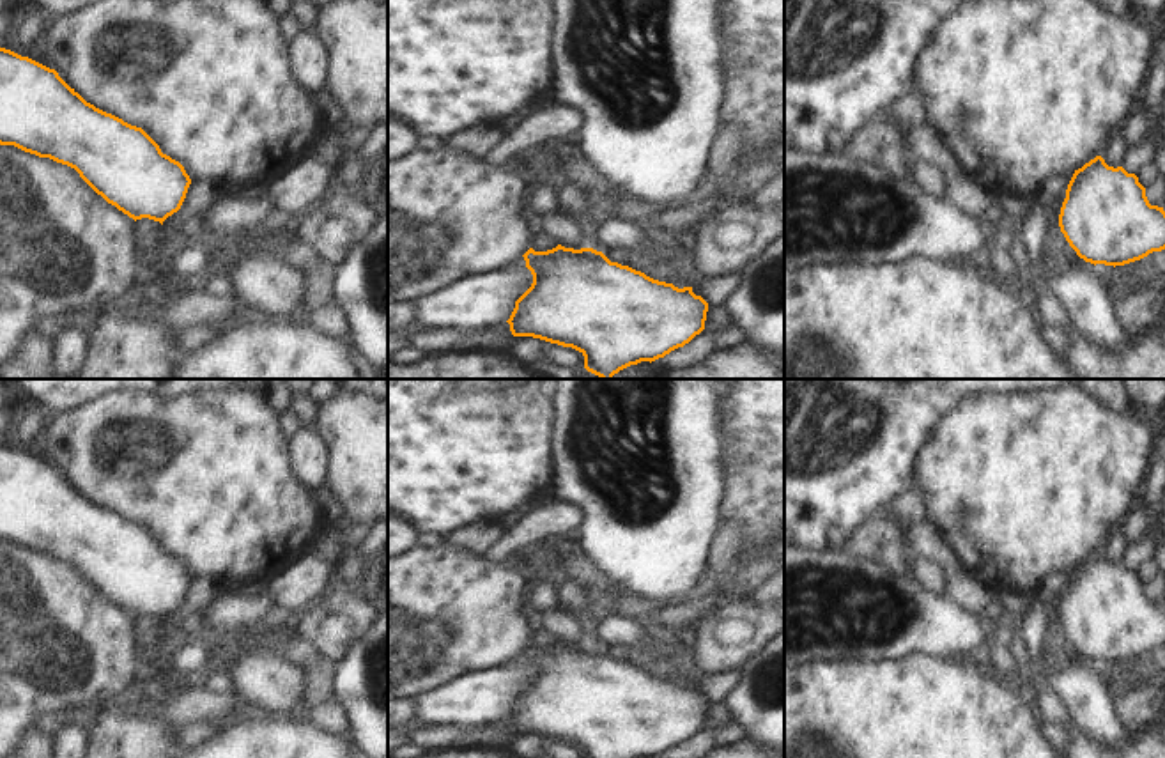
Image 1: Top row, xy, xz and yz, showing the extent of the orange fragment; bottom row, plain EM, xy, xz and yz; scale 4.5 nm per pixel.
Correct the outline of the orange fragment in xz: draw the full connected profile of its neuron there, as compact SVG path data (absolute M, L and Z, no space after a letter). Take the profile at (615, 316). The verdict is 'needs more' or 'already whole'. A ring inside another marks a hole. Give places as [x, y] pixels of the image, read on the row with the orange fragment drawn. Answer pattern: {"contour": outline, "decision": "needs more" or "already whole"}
{"contour": "M529 248L524 255L533 275L531 287L515 301L506 321L513 336L533 336L584 356L584 368L600 379L641 361L655 361L683 347L705 329L708 303L692 292L659 282L629 266L611 262L593 248L547 251Z", "decision": "already whole"}

